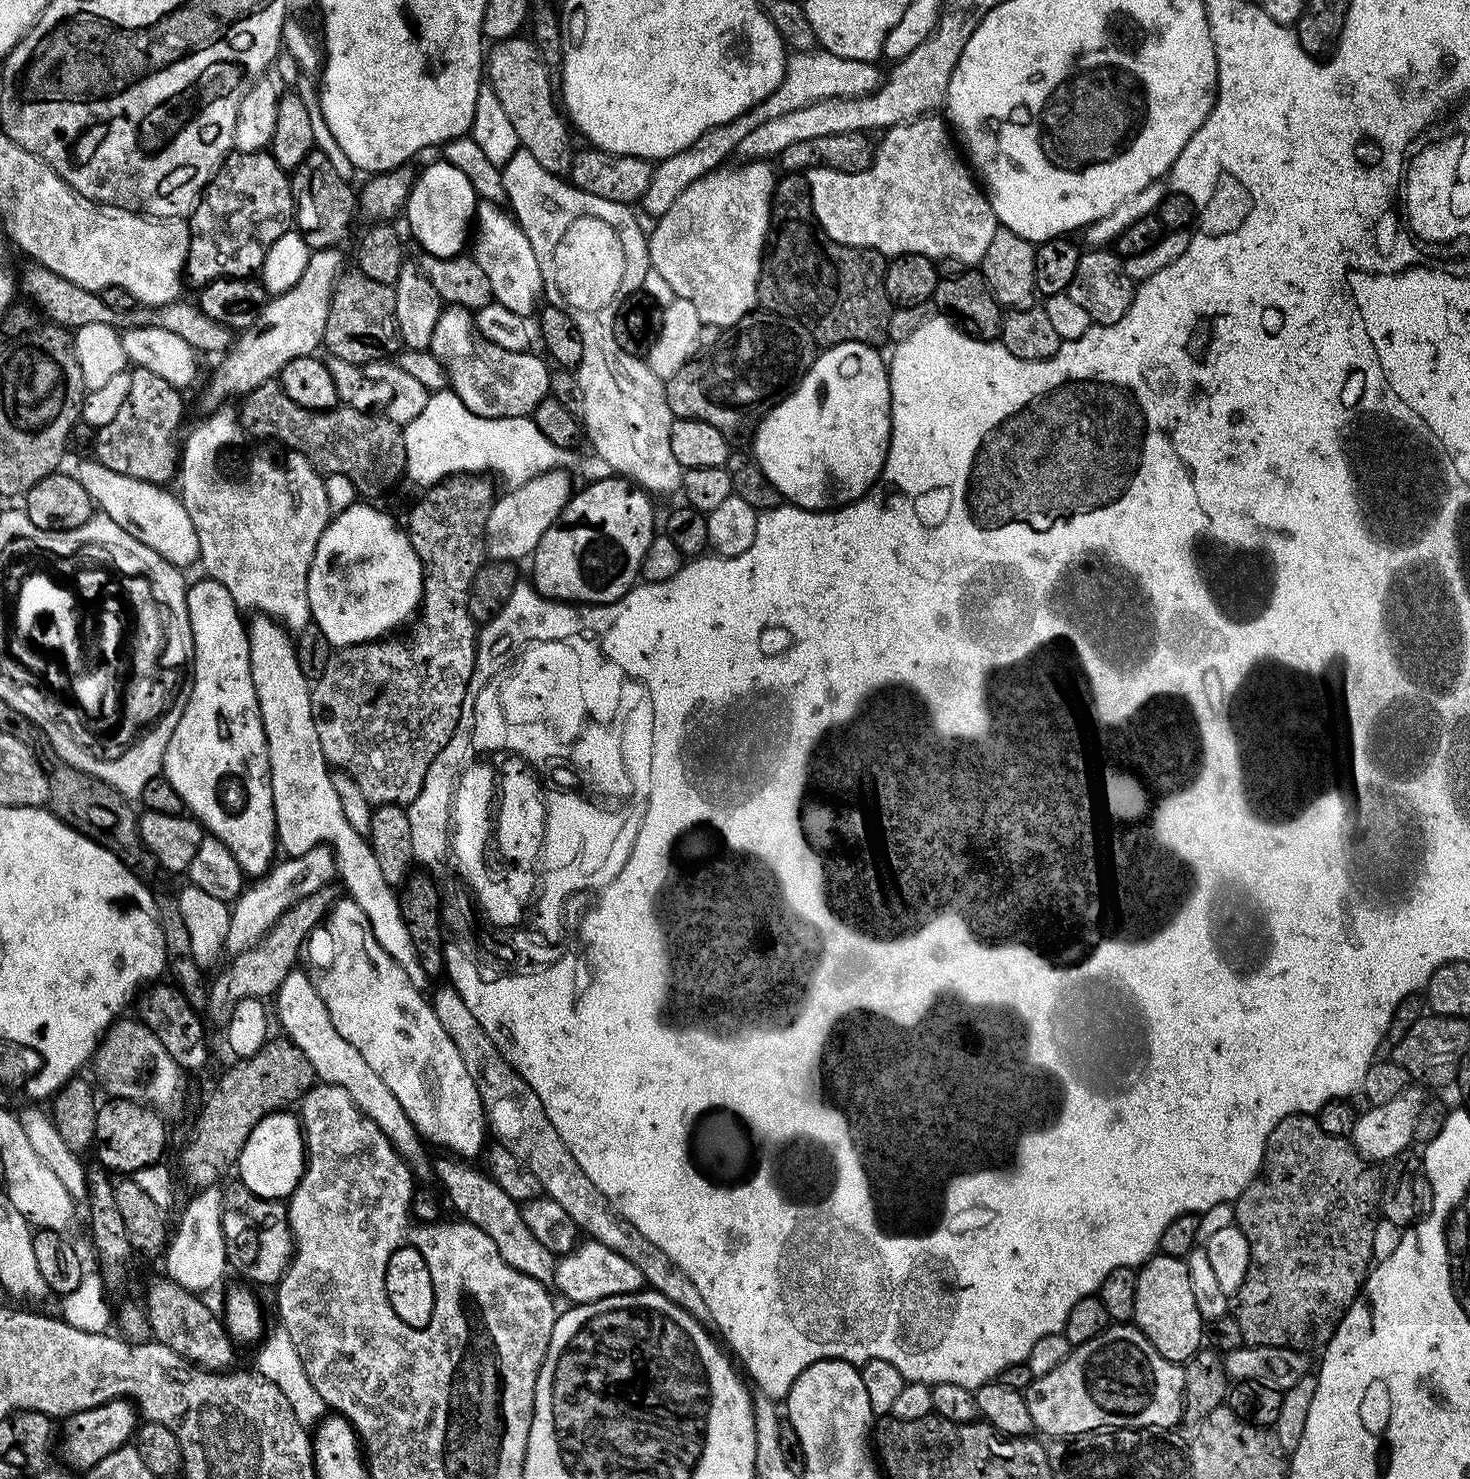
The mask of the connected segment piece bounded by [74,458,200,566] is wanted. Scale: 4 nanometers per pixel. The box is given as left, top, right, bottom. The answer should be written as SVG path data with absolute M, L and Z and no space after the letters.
M95 458L82 461L74 469L74 475L78 482L82 482L86 494L90 494L93 505L103 515L114 518L114 522L118 522L126 534L134 534L138 542L162 554L166 562L185 566L192 563L195 565L199 561L200 547L194 522L190 522L190 514L186 514L186 506L175 491L167 492L167 487L118 474L102 466Z

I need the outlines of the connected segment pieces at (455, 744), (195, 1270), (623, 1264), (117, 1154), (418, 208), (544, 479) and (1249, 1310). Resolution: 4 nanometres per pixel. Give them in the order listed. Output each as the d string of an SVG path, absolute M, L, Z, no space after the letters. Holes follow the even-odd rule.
M471 715L461 716L456 733L446 742L446 746L430 762L426 770L426 778L422 782L422 790L418 798L407 805L408 817L410 818L410 838L412 839L412 854L415 863L421 864L421 869L429 873L437 874L444 868L444 863L450 860L450 825L452 822L452 798L458 785L458 777L461 769L466 764L464 751L472 740ZM429 868L429 869L428 869Z
M219 1187L199 1189L196 1197L184 1208L180 1216L180 1225L175 1225L171 1233L163 1257L167 1279L173 1280L178 1286L197 1294L204 1294L207 1288L212 1288L229 1271L230 1265L226 1246L229 1241L222 1230L222 1214L224 1207L224 1193Z
M585 1239L576 1245L568 1255L561 1255L554 1264L555 1291L568 1299L573 1305L589 1304L607 1296L639 1292L645 1287L642 1270L626 1262L622 1254L610 1250L609 1246L600 1245L592 1239Z
M109 1099L96 1109L96 1138L94 1153L109 1173L133 1174L143 1167L161 1163L164 1147L168 1144L168 1132L164 1129L165 1117L155 1108L136 1104L125 1099Z
M443 158L437 160L437 164L426 165L413 179L406 215L412 231L411 239L417 240L427 255L450 258L461 255L469 243L478 197L458 166L450 166Z
M560 470L543 472L524 484L515 485L501 500L500 497L493 499L482 537L483 547L491 559L520 562L523 556L524 559L531 557L542 534L560 519L560 512L574 494L574 487L564 476L567 475Z
M1315 1115L1287 1116L1282 1118L1282 1122L1278 1122L1278 1126L1274 1126L1264 1147L1264 1161L1260 1164L1259 1172L1250 1182L1250 1186L1246 1186L1246 1190L1234 1202L1234 1223L1242 1230L1242 1234L1246 1234L1246 1242L1250 1242L1250 1266L1246 1270L1246 1278L1242 1282L1242 1286L1234 1293L1234 1303L1230 1308L1231 1315L1236 1317L1238 1326L1242 1326L1242 1338L1245 1345L1278 1346L1279 1348L1311 1353L1312 1348L1320 1350L1330 1342L1330 1338L1338 1330L1342 1318L1348 1313L1349 1306L1360 1295L1370 1271L1370 1265L1373 1263L1374 1226L1380 1212L1380 1193L1382 1191L1382 1172L1380 1176L1380 1172L1376 1168L1379 1167L1363 1160L1356 1153L1351 1139L1326 1134L1326 1130L1322 1130L1322 1126L1318 1126Z

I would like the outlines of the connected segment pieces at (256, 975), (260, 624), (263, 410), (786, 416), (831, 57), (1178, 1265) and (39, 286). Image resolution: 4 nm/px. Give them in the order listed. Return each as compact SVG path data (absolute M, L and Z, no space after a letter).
M332 886L324 887L309 897L302 898L296 905L290 906L268 932L246 952L235 953L232 961L225 966L224 972L216 976L216 981L210 984L210 991L207 993L207 1011L220 1012L220 1020L227 1022L234 1006L251 996L257 998L271 997L278 989L286 974L292 972L296 967L296 959L300 956L300 947L304 939L315 930L321 927L322 921L329 914L329 909L338 899L338 893Z
M256 614L251 619L246 624L248 649L250 650L250 674L258 698L262 726L268 739L268 761L272 771L272 793L274 794L276 835L279 847L283 852L285 850L285 855L293 857L302 855L319 844L329 843L336 857L339 879L344 880L347 895L364 910L378 944L402 966L403 972L410 979L410 984L423 991L427 989L427 984L430 984L430 978L421 968L413 939L410 938L410 932L406 929L405 920L401 914L399 895L395 892L393 885L384 879L378 860L374 857L371 843L363 836L363 833L350 826L346 814L343 813L342 805L339 803L338 794L335 793L330 765L322 754L322 742L318 742L318 730L314 730L314 714L310 710L310 698L312 697L310 681L300 673L293 637L275 620L267 616Z
M276 380L262 382L262 386L243 397L238 412L241 429L247 435L249 432L252 436L265 436L285 444L285 449L304 456L325 477L345 475L361 497L376 498L372 496L380 496L395 486L395 478L388 476L392 468L384 464L387 460L396 460L398 469L406 469L404 429L386 414L343 406L327 408L324 412L306 410L306 406L298 406Z
M858 342L824 348L800 385L773 406L756 427L756 460L789 505L832 510L865 496L880 477L892 441L892 399L888 364L876 352L879 351L873 345Z
M823 50L792 52L787 57L784 77L774 90L774 94L770 94L738 118L722 126L714 126L706 130L706 134L698 138L698 142L694 142L678 154L667 156L653 167L650 186L646 186L642 207L652 215L652 218L666 214L666 210L674 206L674 198L678 198L678 194L682 194L682 190L686 190L690 182L698 182L698 178L721 167L727 161L724 159L735 153L738 142L742 142L742 138L746 138L757 126L763 126L765 122L770 122L773 118L779 118L782 114L790 114L792 110L802 110L804 106L810 106L826 98L869 96L882 83L882 72L879 72L876 67L875 63L867 60L842 58Z
M1153 1254L1139 1265L1132 1320L1140 1332L1146 1334L1154 1350L1158 1350L1158 1354L1170 1362L1183 1365L1194 1353L1200 1351L1206 1321L1198 1312L1190 1270L1181 1257Z
M32 262L27 265L29 268L25 270L21 276L18 276L18 288L21 293L25 292L27 299L41 313L44 312L49 316L47 318L53 325L59 325L67 330L75 330L82 326L94 326L95 324L108 324L111 328L123 330L126 328L157 328L158 330L170 330L170 334L178 334L178 338L186 338L186 342L198 354L204 352L217 352L223 354L232 347L234 343L233 329L222 326L222 322L214 322L214 318L206 318L206 314L202 314L199 303L192 302L187 304L184 298L171 300L168 304L158 304L155 306L137 306L130 310L114 310L114 306L106 306L106 302L102 302L100 293L91 292L82 286L74 286L74 282L70 282L66 278L62 278L58 274L54 274L50 269L43 268L38 263Z

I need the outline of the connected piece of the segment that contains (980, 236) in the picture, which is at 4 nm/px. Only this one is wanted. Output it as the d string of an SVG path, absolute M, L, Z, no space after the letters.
M936 114L919 116L917 120L887 129L883 133L884 141L875 149L872 165L861 172L808 169L806 175L808 193L812 195L812 212L830 238L855 248L876 248L885 254L949 256L952 260L961 260L964 266L979 265L986 254L986 246L990 246L990 238L994 238L998 221L973 169L958 148L956 153L949 125L938 117Z

